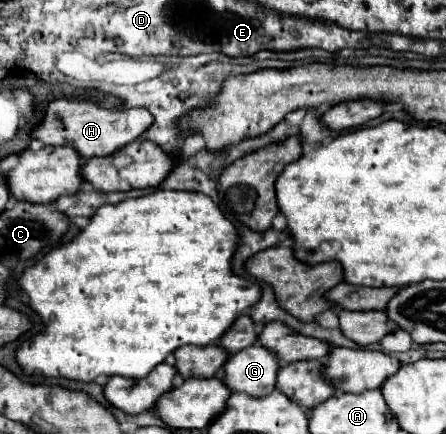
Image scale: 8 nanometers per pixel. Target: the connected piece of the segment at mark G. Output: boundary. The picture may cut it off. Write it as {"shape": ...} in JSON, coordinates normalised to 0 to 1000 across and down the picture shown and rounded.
{"shape":[[[567,793],[500,839],[500,885],[518,903],[549,903],[572,917],[617,899],[626,829],[590,797]]]}

